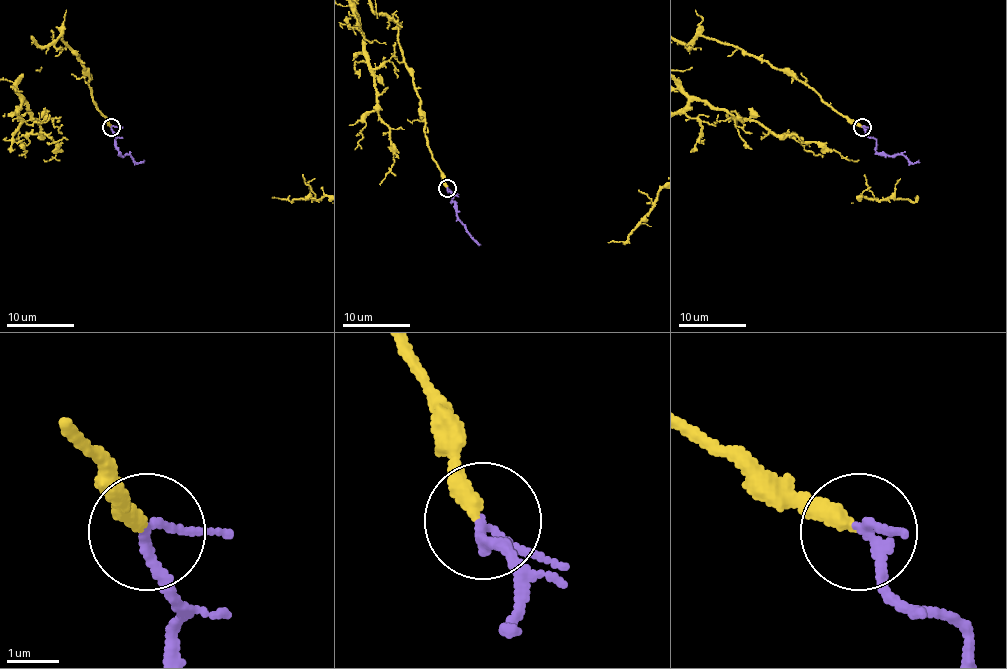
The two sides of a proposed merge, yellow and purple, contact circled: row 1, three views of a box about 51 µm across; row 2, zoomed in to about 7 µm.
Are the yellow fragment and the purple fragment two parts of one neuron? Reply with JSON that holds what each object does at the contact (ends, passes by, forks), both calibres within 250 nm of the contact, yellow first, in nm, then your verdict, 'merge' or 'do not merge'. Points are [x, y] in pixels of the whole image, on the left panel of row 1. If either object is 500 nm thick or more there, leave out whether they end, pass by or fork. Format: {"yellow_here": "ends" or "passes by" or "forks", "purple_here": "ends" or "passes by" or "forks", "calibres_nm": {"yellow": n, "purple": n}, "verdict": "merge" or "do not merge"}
{"yellow_here": "ends", "purple_here": "passes by", "calibres_nm": {"yellow": 320, "purple": 150}, "verdict": "merge"}

